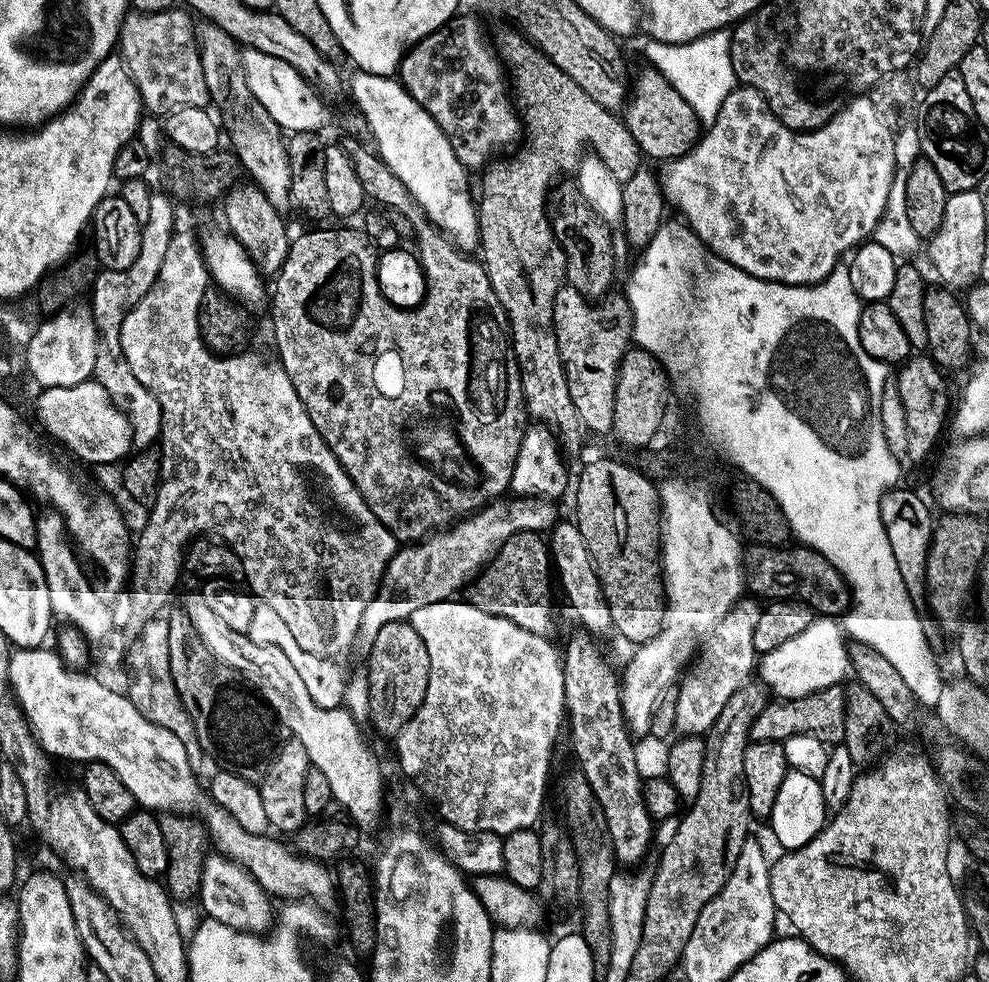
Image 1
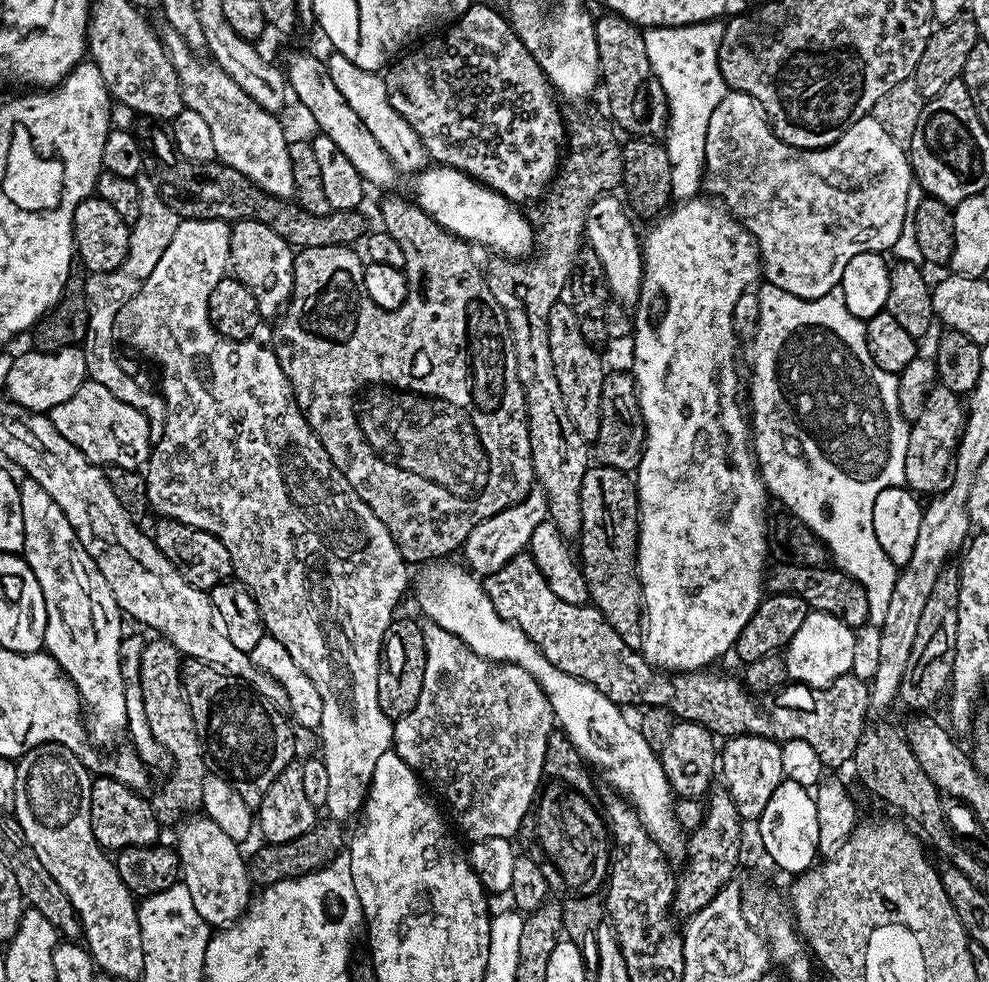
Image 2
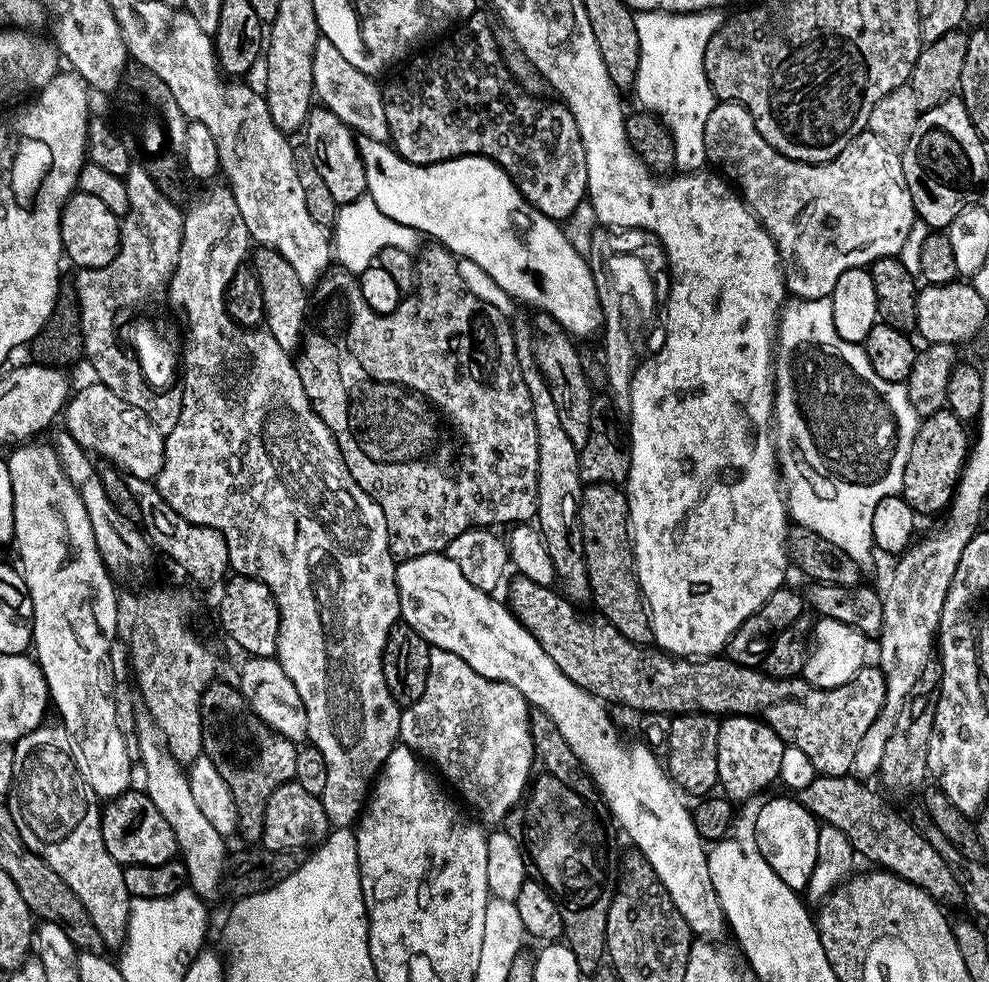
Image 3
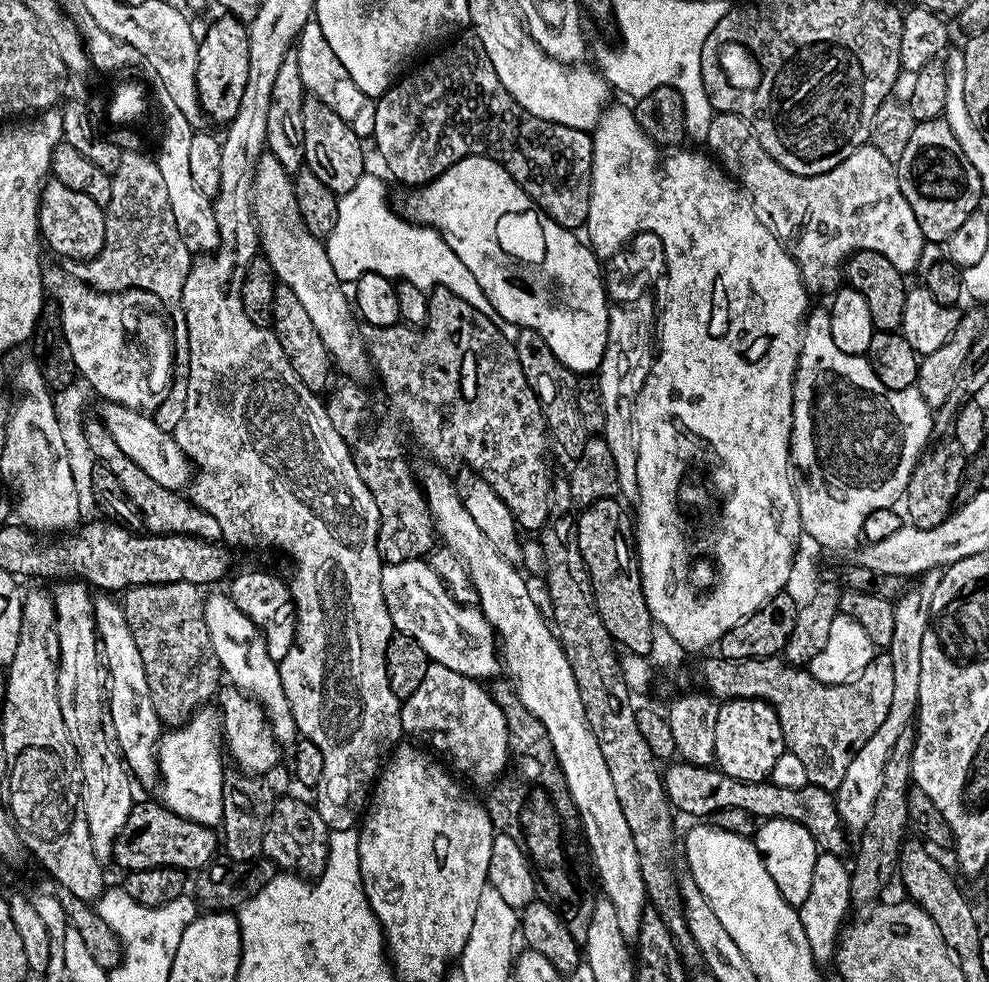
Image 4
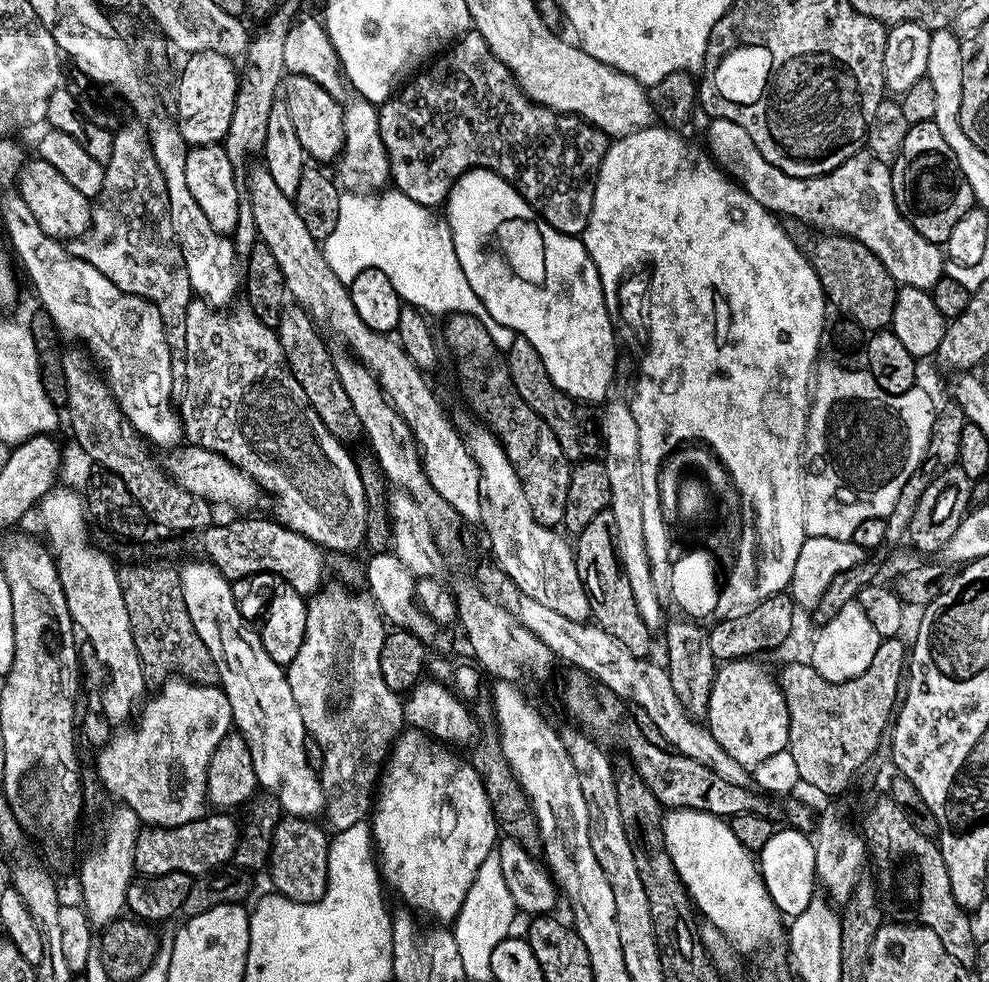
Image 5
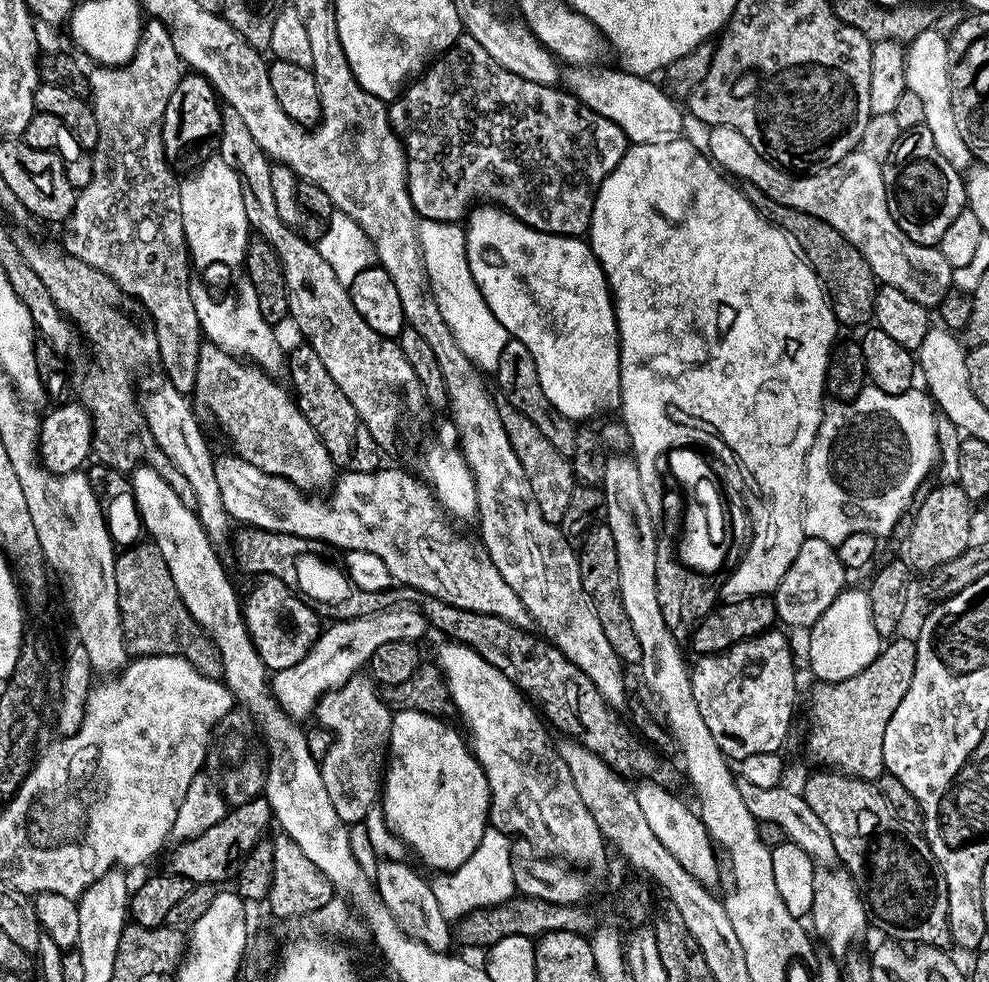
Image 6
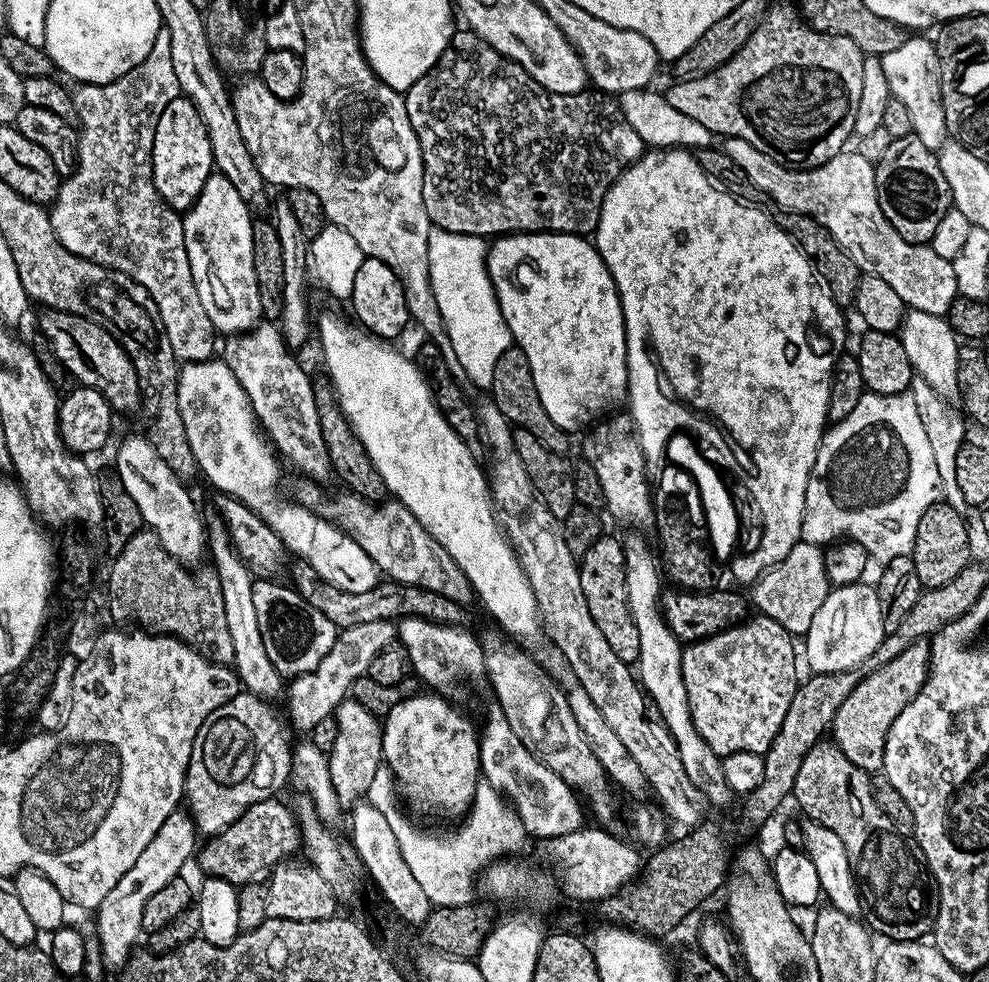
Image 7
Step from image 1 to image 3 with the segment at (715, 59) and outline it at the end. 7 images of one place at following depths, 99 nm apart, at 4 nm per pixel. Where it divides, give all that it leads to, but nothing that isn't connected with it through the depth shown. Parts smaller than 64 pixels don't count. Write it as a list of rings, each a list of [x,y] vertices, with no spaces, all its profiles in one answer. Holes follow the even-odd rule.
[[[707,8],[705,12],[642,12],[637,11],[636,29],[638,30],[638,70],[634,93],[640,99],[639,107],[660,117],[664,125],[672,131],[674,138],[674,158],[676,168],[681,173],[701,171],[708,164],[704,131],[706,118],[710,118],[710,110],[718,103],[712,87],[708,84],[704,69],[704,55],[710,38],[724,25],[726,16],[723,11]]]

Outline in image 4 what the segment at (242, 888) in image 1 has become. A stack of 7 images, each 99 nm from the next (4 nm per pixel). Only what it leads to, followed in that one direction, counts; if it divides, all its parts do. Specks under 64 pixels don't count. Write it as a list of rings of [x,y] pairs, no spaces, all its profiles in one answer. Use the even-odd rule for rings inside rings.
[[[97,599],[96,634],[98,648],[106,665],[106,716],[110,721],[110,732],[114,743],[131,775],[144,784],[156,784],[158,780],[158,749],[162,735],[162,725],[158,718],[158,710],[154,710],[154,698],[150,698],[150,682],[146,682],[146,666],[142,666],[142,654],[138,654],[138,646],[134,646],[134,634],[130,634],[130,626],[124,617],[124,609],[115,599]]]

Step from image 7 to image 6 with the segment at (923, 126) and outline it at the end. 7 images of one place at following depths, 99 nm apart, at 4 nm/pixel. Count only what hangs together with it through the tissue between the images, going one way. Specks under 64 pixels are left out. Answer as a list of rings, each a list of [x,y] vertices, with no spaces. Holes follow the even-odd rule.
[[[935,28],[918,34],[918,38],[910,41],[904,58],[906,62],[907,91],[918,94],[922,101],[923,124],[934,137],[934,146],[938,146],[938,154],[950,162],[950,166],[964,170],[969,167],[970,153],[966,142],[962,142],[962,134],[958,134],[952,109],[952,91],[950,90],[950,74],[948,73],[948,37]]]

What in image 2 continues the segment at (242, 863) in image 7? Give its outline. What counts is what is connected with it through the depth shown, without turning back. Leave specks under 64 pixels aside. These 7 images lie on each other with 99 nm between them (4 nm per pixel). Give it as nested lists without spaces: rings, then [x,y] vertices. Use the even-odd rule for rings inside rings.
[[[97,775],[90,790],[90,826],[101,849],[119,850],[126,847],[146,847],[155,845],[161,838],[162,825],[152,809],[151,799],[139,796],[137,789],[123,784],[115,775]]]

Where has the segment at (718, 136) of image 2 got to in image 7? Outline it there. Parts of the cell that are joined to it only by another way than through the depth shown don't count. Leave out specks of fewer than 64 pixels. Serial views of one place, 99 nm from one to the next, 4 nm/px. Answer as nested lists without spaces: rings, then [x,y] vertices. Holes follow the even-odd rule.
[[[733,136],[723,141],[722,151],[734,163],[742,166],[742,170],[746,170],[746,178],[766,193],[773,205],[776,204],[790,212],[801,212],[818,221],[836,239],[836,245],[860,267],[861,273],[882,278],[882,282],[888,283],[909,309],[947,317],[950,306],[958,295],[952,261],[938,258],[938,254],[934,254],[934,250],[928,244],[906,242],[906,238],[902,238],[902,234],[898,234],[898,230],[890,226],[886,214],[882,214],[882,206],[878,206],[876,170],[873,161],[862,158],[859,150],[839,152],[834,158],[830,158],[830,162],[817,168],[789,168],[774,162],[774,158],[762,154],[762,150],[754,150],[750,142],[742,142],[742,138]]]

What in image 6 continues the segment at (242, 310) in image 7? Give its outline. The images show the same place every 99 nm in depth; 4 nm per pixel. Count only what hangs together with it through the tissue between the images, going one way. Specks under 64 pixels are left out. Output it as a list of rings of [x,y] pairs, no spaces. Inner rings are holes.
[[[212,154],[185,176],[188,177],[179,181],[180,213],[191,263],[200,268],[221,264],[224,268],[239,269],[244,262],[250,229],[236,169],[226,166],[219,154]]]

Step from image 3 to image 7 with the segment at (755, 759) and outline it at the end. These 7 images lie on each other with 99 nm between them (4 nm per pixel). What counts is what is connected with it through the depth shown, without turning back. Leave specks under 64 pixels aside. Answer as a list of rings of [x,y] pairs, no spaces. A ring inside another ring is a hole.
[[[756,614],[743,624],[736,624],[734,627],[722,630],[718,634],[707,636],[704,640],[689,643],[683,649],[682,682],[686,684],[686,698],[688,699],[688,706],[690,708],[690,718],[698,730],[698,734],[702,734],[706,746],[710,746],[710,750],[714,750],[717,756],[723,758],[735,752],[758,752],[763,754],[770,746],[770,742],[774,742],[774,734],[778,734],[778,726],[782,726],[782,718],[786,718],[786,709],[790,707],[790,698],[794,698],[798,683],[798,675],[796,676],[798,648],[797,645],[795,648],[792,643],[794,643],[792,633],[787,632],[782,626],[778,626],[778,622],[774,622],[774,618]]]

